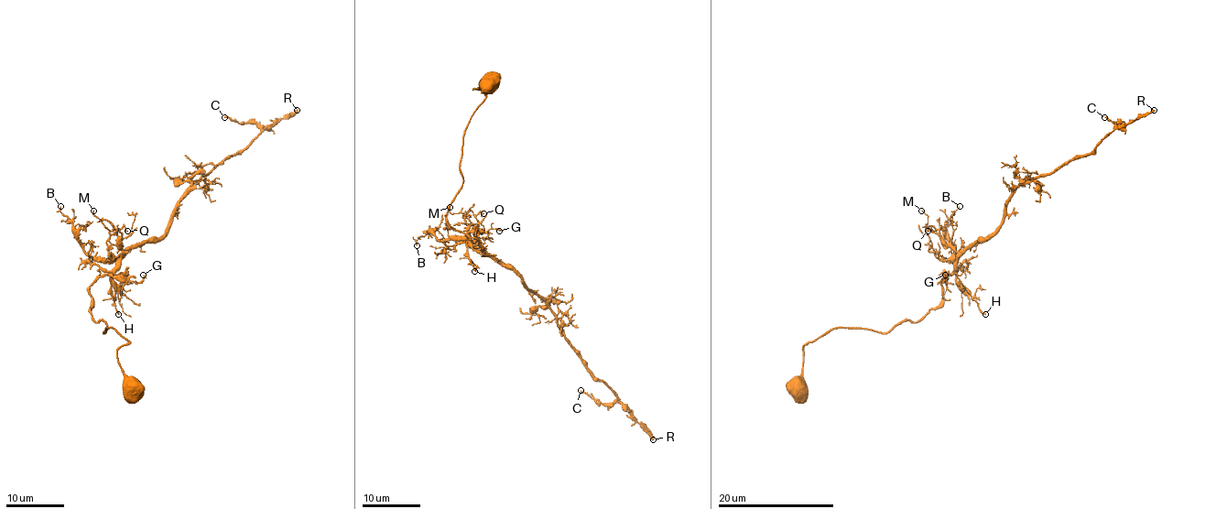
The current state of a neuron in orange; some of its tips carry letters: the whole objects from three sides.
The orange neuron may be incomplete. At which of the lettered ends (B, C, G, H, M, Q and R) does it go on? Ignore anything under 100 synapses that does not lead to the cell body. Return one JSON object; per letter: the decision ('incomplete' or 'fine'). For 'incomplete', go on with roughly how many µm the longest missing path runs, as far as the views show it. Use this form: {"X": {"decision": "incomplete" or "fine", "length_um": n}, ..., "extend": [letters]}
{"B": {"decision": "fine"}, "C": {"decision": "fine"}, "G": {"decision": "fine"}, "H": {"decision": "fine"}, "M": {"decision": "fine"}, "Q": {"decision": "fine"}, "R": {"decision": "incomplete", "length_um": 100}, "extend": ["R"]}

